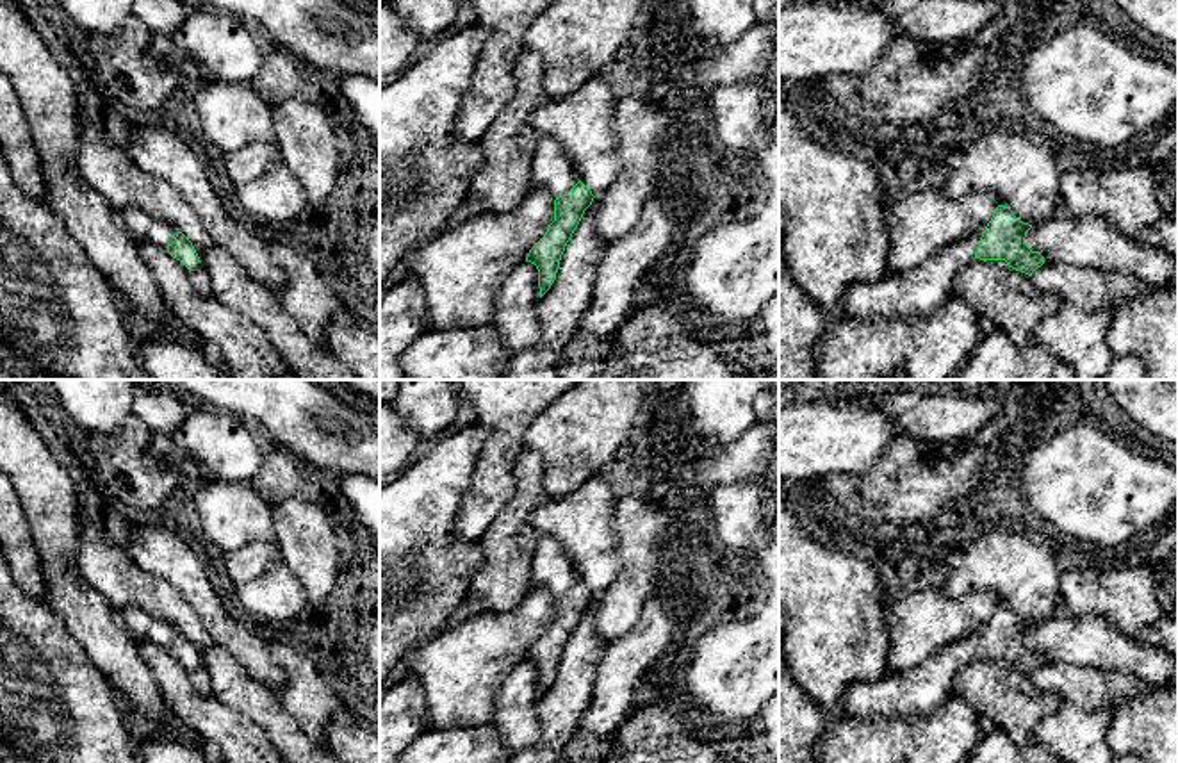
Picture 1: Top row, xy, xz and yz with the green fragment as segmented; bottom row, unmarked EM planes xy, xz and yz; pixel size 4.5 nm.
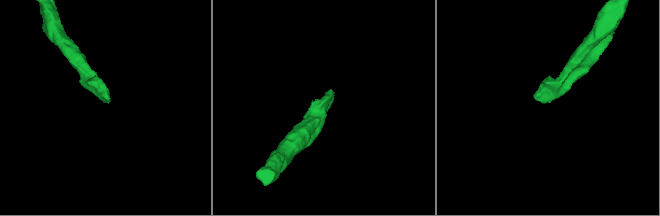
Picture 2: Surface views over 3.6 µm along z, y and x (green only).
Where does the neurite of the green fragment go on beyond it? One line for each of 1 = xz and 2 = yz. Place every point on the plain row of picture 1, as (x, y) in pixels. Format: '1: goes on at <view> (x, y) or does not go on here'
1: goes on at xz (551, 569)
2: goes on at yz (911, 694)

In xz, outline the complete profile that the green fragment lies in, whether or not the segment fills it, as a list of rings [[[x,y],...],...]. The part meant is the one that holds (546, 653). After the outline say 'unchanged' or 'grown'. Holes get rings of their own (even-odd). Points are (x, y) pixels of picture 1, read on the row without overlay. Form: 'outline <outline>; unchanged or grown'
outline [[[540,538],[531,562],[531,585],[554,597],[554,620],[526,656],[538,669],[542,697],[554,683],[565,645],[595,595],[554,538]]]; grown

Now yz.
outline [[[998,604],[984,631],[946,644],[905,672],[886,672],[873,683],[854,685],[845,695],[843,715],[921,718],[946,699],[955,674],[973,658],[1005,660],[1032,676],[1044,656],[1025,644],[1030,628],[1009,606]]]; grown

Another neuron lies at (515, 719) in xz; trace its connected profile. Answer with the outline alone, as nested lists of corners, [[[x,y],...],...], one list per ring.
[[[531,661],[519,663],[497,686],[492,726],[504,747],[520,751],[540,740],[538,669]]]

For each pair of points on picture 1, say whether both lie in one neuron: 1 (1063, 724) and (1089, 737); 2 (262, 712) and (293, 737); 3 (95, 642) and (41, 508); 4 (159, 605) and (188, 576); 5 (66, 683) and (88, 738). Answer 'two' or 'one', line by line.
1: one
2: one
3: one
4: two
5: one

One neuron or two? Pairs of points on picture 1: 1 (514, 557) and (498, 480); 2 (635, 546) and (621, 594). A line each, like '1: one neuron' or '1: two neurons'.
1: two neurons
2: one neuron

